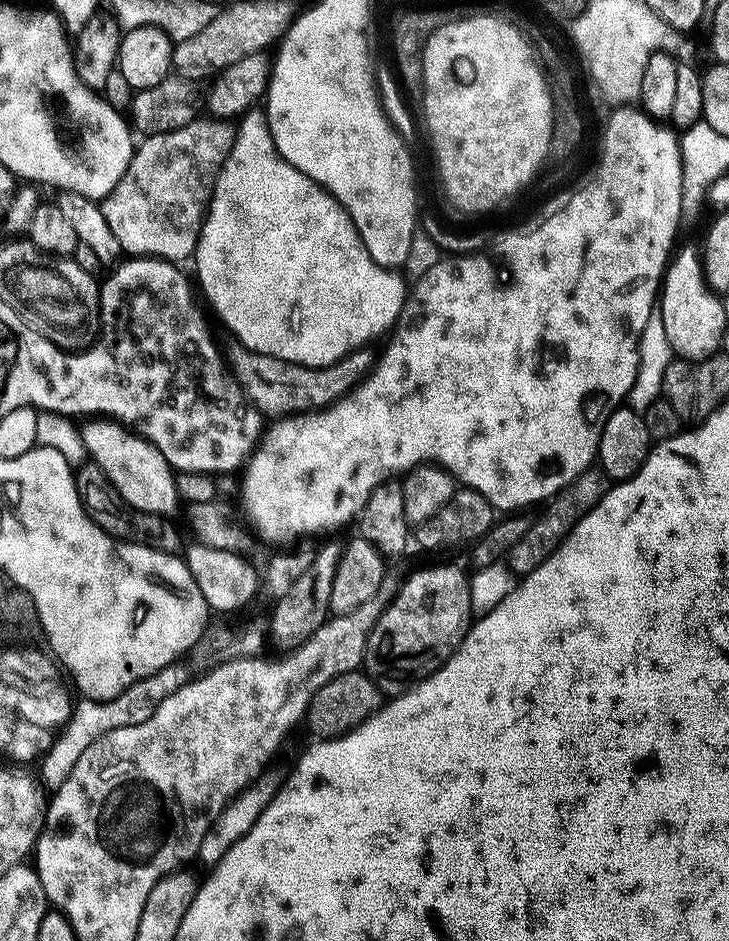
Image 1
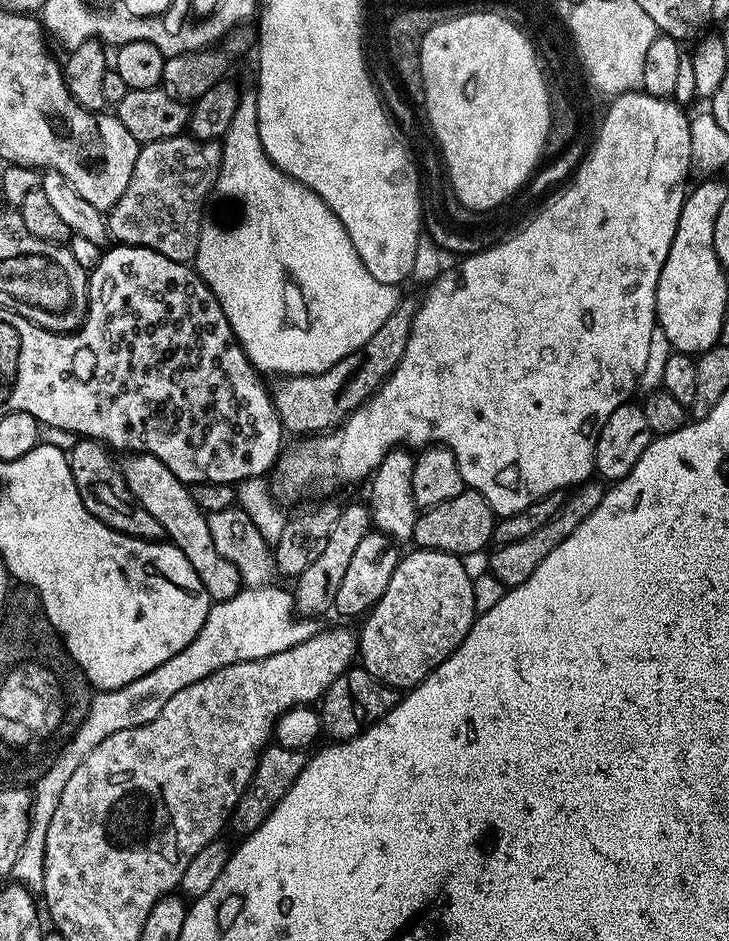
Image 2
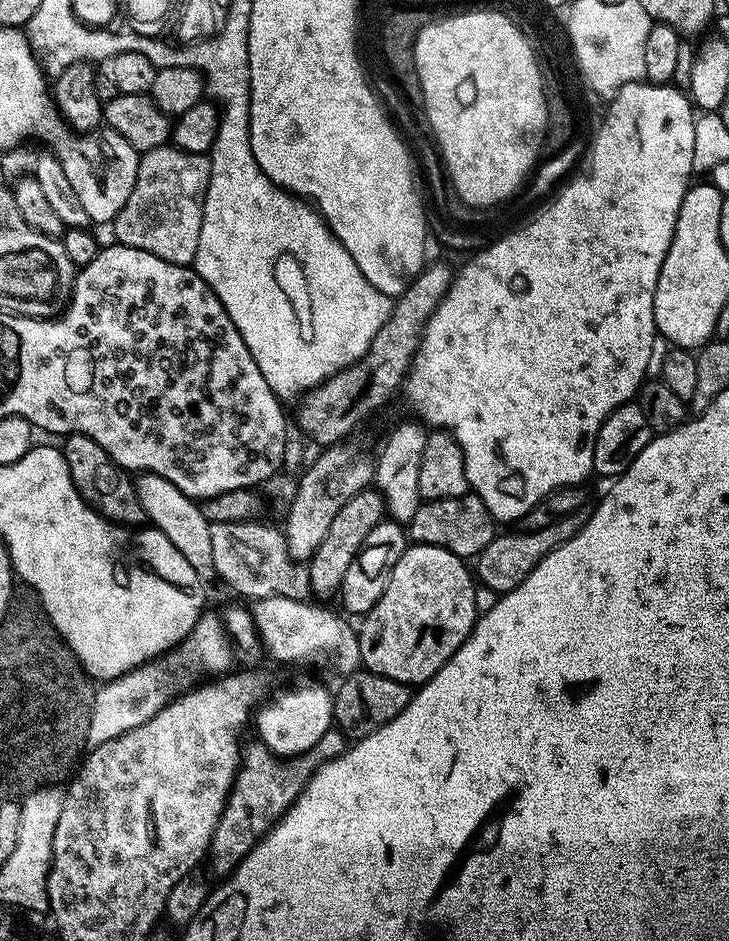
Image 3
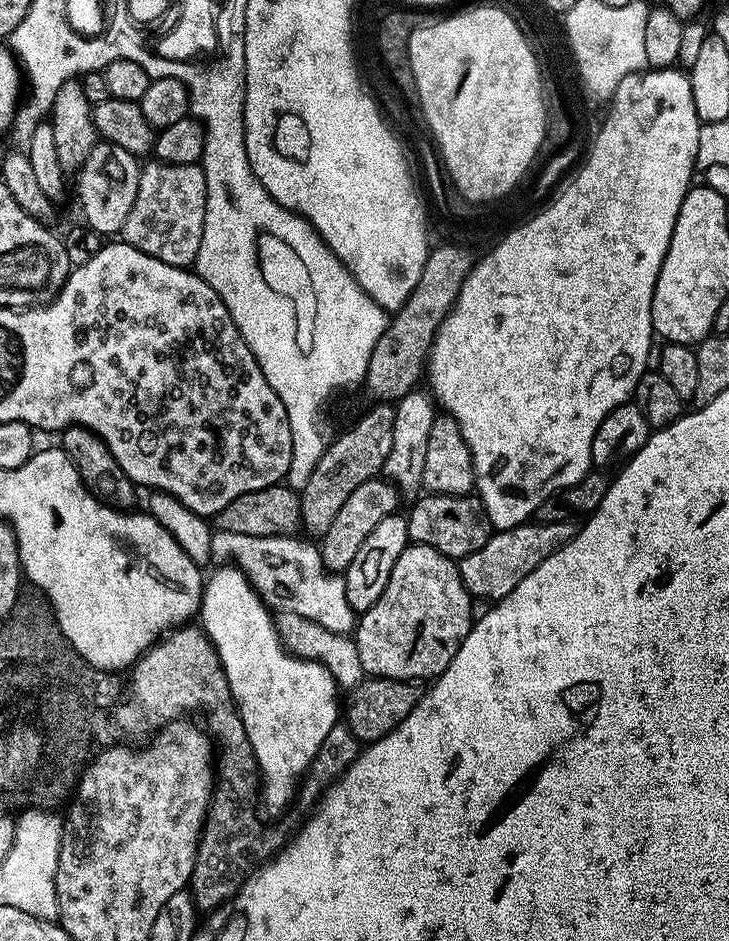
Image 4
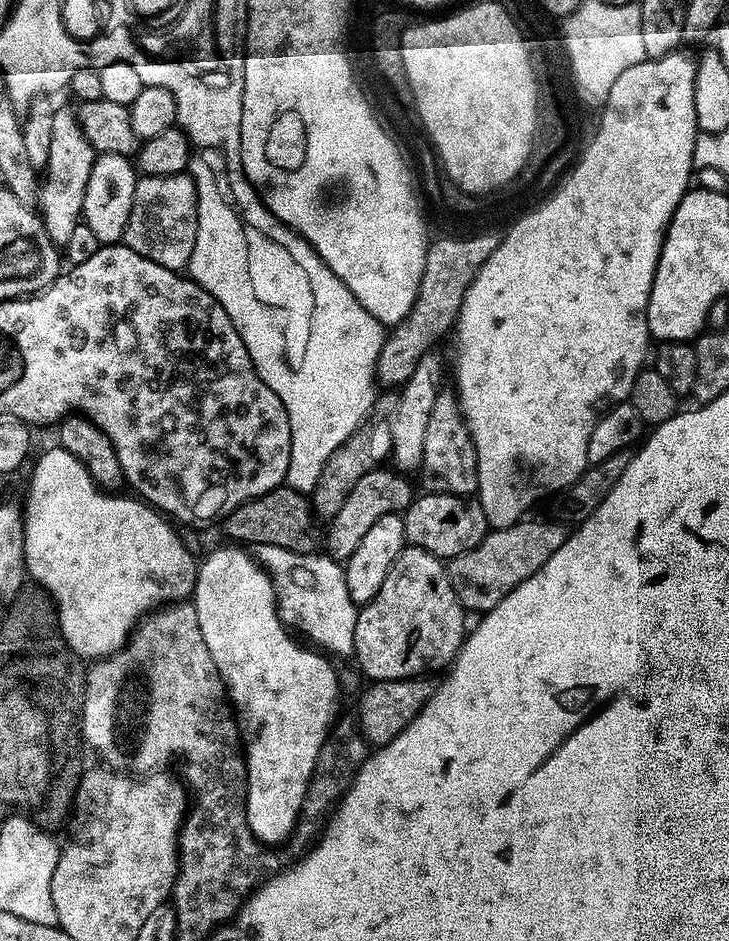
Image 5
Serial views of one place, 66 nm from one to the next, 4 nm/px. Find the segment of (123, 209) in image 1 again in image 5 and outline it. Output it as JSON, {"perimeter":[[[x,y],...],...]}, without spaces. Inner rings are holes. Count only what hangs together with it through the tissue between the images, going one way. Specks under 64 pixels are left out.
{"perimeter":[[[179,172],[165,176],[140,176],[136,181],[134,202],[130,206],[130,218],[126,222],[123,247],[127,251],[138,253],[142,258],[150,258],[150,262],[158,262],[158,266],[166,266],[171,272],[180,272],[187,269],[197,238],[198,194],[191,175],[188,172]]]}

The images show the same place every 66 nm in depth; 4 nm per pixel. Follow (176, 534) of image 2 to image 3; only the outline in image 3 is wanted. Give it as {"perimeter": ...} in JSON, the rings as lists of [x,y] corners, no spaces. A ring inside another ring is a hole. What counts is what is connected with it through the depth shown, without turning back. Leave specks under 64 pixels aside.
{"perimeter":[[[140,474],[135,477],[136,493],[142,502],[142,510],[145,517],[150,521],[151,527],[157,528],[174,546],[178,546],[178,554],[194,566],[194,570],[202,578],[213,575],[211,562],[209,520],[204,517],[201,505],[192,500],[174,482],[166,482],[166,478],[151,474]]]}

